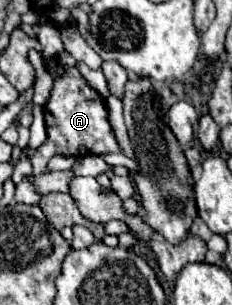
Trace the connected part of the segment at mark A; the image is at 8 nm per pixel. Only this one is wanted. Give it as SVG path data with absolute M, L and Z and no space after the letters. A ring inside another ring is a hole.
M72 68L70 72L56 76L54 74L54 88L50 92L50 100L44 108L44 118L48 126L48 138L46 142L38 148L38 152L30 158L34 166L34 174L44 174L44 168L48 160L54 154L66 154L66 156L90 156L90 154L104 154L104 152L120 152L118 142L112 134L110 122L108 122L108 110L104 106L102 96L94 92L86 80Z

